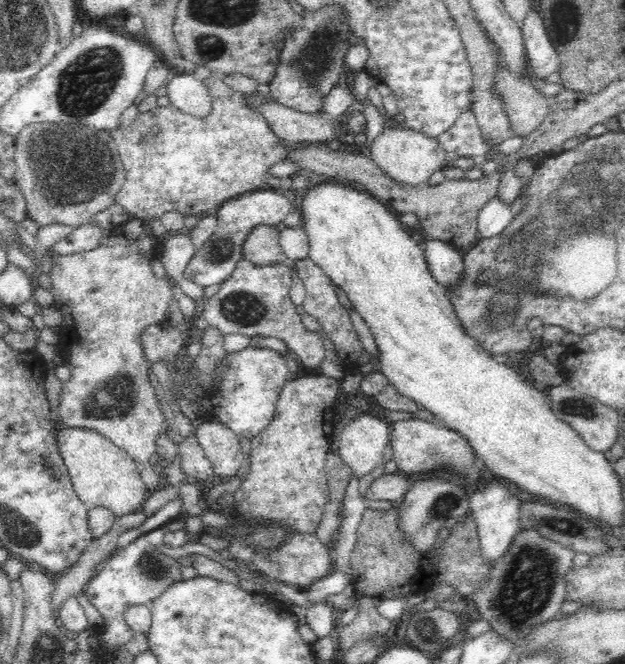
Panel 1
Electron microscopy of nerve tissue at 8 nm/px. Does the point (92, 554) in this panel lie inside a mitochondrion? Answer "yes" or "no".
no

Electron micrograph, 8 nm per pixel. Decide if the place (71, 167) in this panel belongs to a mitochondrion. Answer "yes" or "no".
yes

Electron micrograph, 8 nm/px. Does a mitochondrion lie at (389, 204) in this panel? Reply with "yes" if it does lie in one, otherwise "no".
no

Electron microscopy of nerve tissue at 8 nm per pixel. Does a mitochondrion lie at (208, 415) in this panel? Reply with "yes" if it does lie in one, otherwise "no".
no

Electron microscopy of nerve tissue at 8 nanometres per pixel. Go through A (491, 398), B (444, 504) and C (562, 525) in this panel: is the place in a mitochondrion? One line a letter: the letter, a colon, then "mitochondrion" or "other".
A: other
B: mitochondrion
C: mitochondrion

